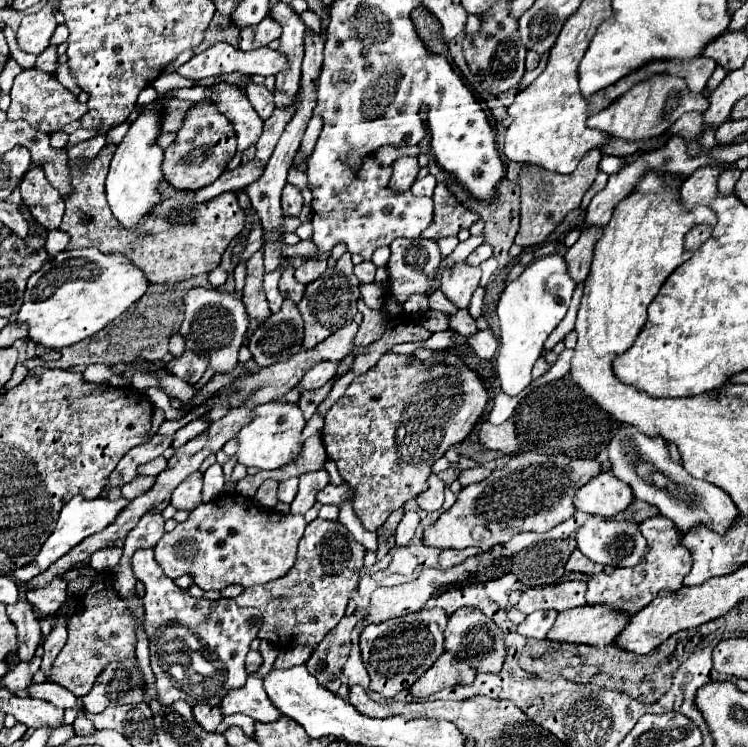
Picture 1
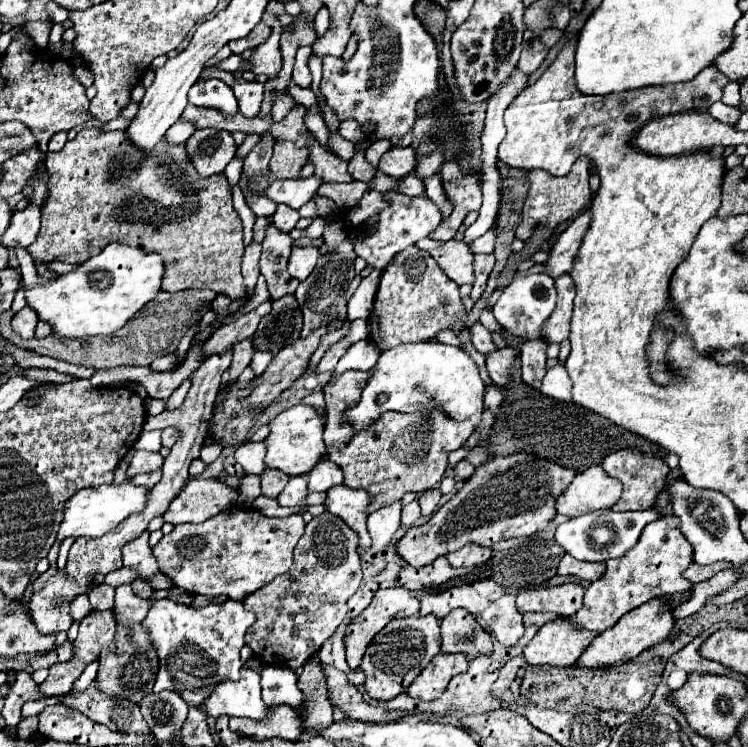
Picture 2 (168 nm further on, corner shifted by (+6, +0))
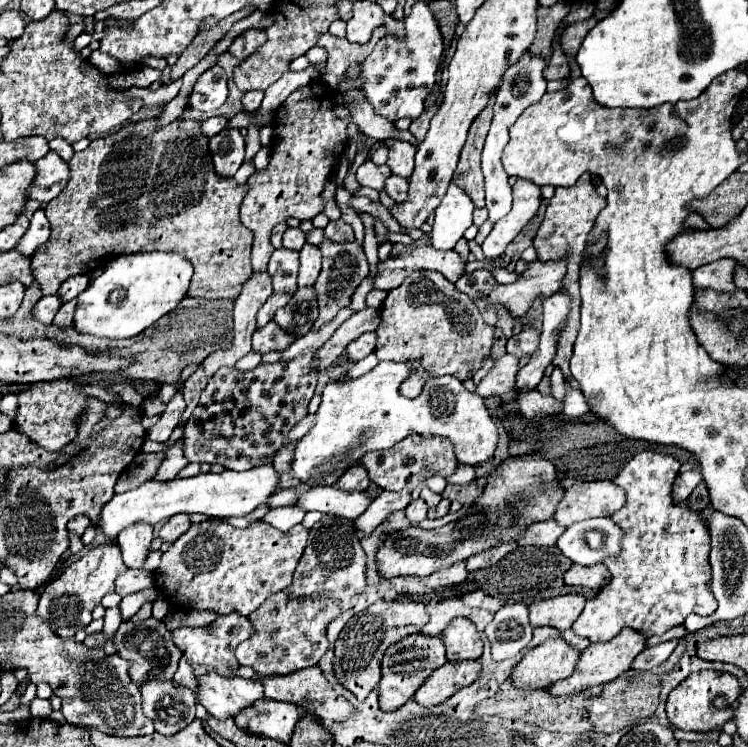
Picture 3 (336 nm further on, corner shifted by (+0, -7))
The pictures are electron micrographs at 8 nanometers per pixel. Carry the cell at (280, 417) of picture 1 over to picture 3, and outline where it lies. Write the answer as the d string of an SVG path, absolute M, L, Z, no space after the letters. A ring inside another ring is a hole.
M381 361L361 379L327 383L313 427L297 441L291 477L307 485L333 485L347 467L359 463L363 453L389 449L411 431L423 437L443 435L451 439L459 463L477 465L487 461L497 447L497 427L491 411L485 407L485 399L475 391L467 391L455 375L433 377L429 373L425 377L425 391L415 399L407 399L401 395L399 385L409 377L409 367L411 363Z

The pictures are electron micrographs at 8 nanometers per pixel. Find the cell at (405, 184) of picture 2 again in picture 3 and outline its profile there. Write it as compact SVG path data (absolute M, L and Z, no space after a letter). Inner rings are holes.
M391 175L385 183L385 191L389 193L389 197L395 201L395 203L403 203L409 199L409 183L407 179L399 179L395 175Z

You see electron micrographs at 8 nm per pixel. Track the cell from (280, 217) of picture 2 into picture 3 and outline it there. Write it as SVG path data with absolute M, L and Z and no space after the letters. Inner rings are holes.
M289 227L283 235L283 247L293 249L293 251L301 251L303 245L305 245L305 233L299 227Z

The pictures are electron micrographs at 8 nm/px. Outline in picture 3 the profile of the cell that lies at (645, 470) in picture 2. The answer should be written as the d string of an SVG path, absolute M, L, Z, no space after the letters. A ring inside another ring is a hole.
M655 451L637 453L613 479L615 485L623 487L627 493L627 503L623 509L615 511L611 519L625 531L621 541L621 555L607 557L603 563L611 571L611 581L597 593L597 597L589 599L579 619L571 625L571 631L579 637L589 639L591 643L605 643L613 639L623 627L631 627L643 631L647 637L663 635L675 625L681 625L689 613L711 615L715 611L715 599L707 591L705 583L709 581L709 537L707 527L699 519L699 513L687 509L687 503L673 505L671 501L671 485L679 473L679 461L671 455L661 455Z

